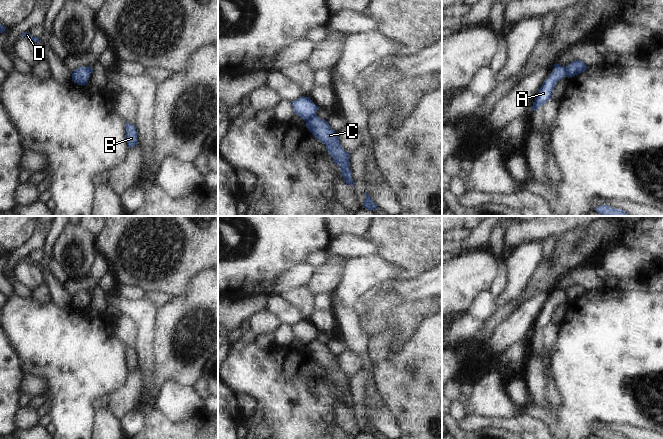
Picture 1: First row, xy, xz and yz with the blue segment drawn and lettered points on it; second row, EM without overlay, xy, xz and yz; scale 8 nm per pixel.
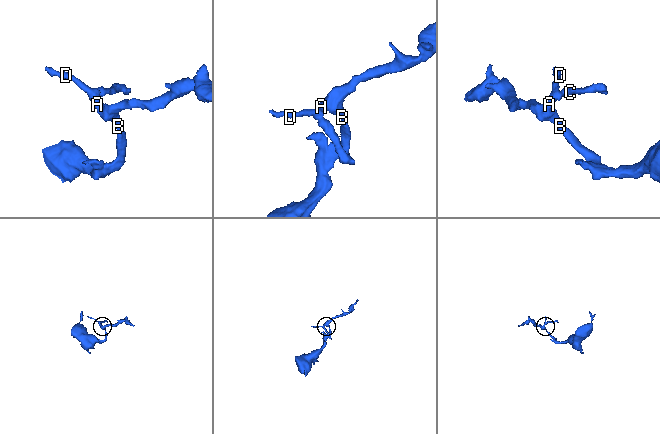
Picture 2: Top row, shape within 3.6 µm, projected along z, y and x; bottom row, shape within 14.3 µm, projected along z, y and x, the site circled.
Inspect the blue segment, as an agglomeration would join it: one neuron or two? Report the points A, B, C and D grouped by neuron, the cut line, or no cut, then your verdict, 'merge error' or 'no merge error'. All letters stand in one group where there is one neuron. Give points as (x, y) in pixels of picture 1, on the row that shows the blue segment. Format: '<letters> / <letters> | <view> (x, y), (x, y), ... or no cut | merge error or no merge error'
A B D / C | xz (315, 114), (306, 121) | merge error

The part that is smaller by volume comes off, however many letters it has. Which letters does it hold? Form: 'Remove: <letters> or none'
Remove: C

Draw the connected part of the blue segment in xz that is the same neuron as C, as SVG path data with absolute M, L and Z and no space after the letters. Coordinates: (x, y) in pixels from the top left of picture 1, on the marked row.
M317 115L310 117L306 121L305 126L319 141L326 145L326 150L333 158L333 162L339 166L344 181L348 185L354 186L350 170L349 153L342 148L338 134L326 120L320 119Z

